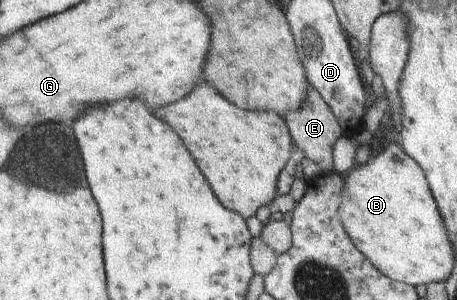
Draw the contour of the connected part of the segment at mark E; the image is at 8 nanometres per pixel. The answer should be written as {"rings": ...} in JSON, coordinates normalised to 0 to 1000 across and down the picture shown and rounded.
{"rings":[[[674,287],[672,320],[661,357],[648,370],[630,373],[621,393],[632,417],[635,443],[641,450],[641,467],[650,490],[674,527],[707,557],[711,577],[726,577],[733,563],[729,497],[733,477],[748,457],[751,430],[724,357],[700,317],[700,307],[687,287]]]}

